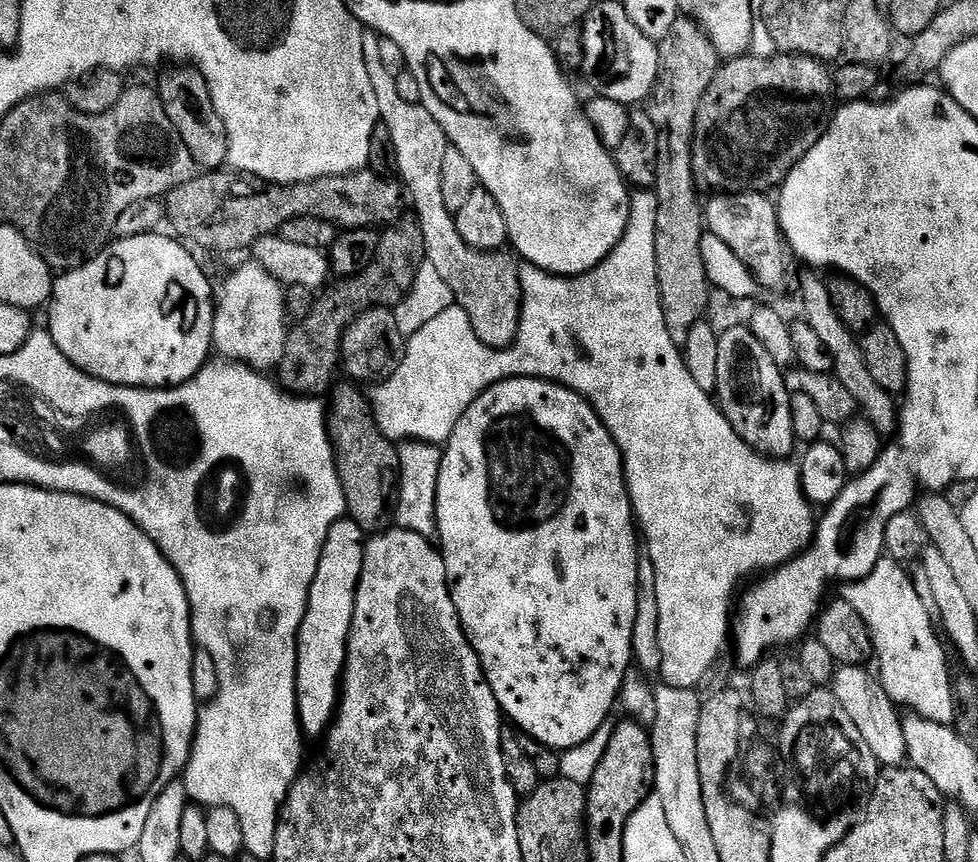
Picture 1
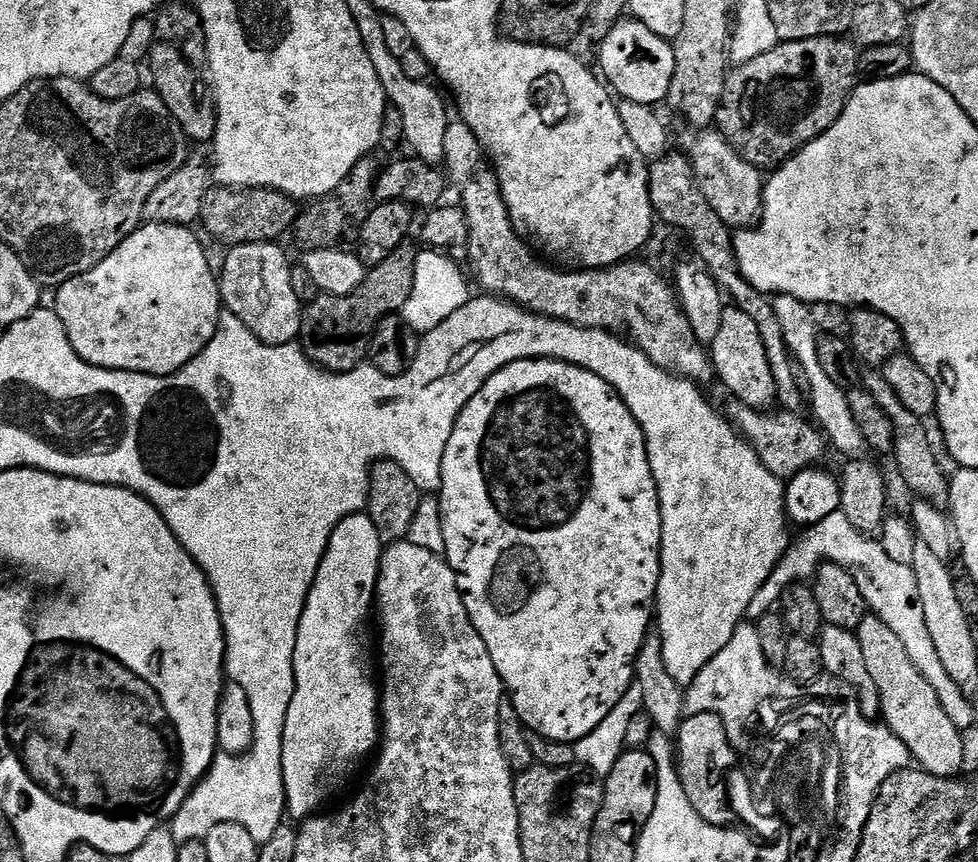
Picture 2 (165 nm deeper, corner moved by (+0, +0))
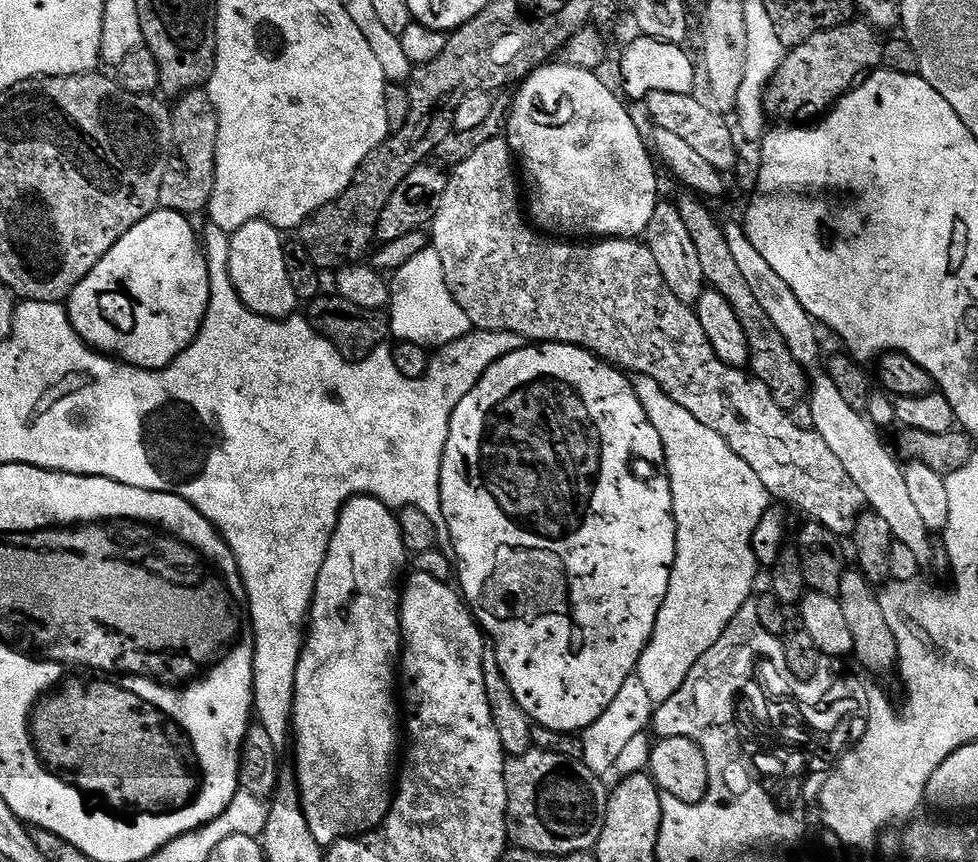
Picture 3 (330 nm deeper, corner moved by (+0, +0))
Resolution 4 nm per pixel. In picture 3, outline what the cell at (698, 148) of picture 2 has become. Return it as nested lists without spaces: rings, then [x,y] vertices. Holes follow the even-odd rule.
[[[655,92],[646,97],[646,109],[653,125],[663,126],[673,134],[678,134],[678,138],[684,139],[690,147],[698,150],[698,155],[706,158],[710,166],[714,166],[722,173],[731,173],[731,168],[736,164],[737,133],[733,125],[729,121],[728,125],[724,121],[727,119],[715,108],[709,106],[703,99],[700,99],[701,101],[696,99],[695,95]]]

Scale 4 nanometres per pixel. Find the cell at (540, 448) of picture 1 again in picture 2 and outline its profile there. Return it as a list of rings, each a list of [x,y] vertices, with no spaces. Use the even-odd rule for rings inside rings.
[[[516,360],[495,372],[462,410],[442,458],[438,499],[442,534],[446,538],[444,556],[456,571],[466,614],[470,614],[474,630],[478,630],[482,642],[486,642],[486,650],[490,650],[503,691],[512,701],[520,721],[525,729],[546,738],[569,742],[586,738],[634,684],[636,659],[654,624],[654,605],[660,581],[662,514],[646,442],[634,414],[630,414],[615,390],[590,370],[582,370],[565,360]]]

